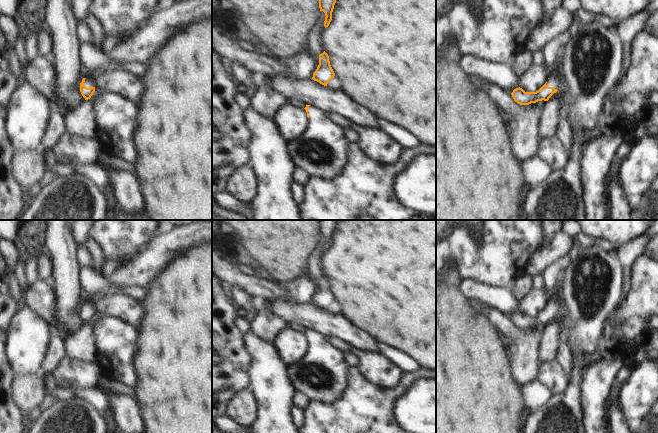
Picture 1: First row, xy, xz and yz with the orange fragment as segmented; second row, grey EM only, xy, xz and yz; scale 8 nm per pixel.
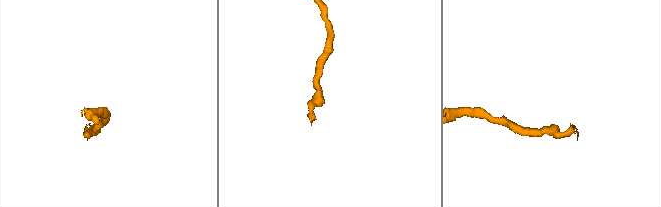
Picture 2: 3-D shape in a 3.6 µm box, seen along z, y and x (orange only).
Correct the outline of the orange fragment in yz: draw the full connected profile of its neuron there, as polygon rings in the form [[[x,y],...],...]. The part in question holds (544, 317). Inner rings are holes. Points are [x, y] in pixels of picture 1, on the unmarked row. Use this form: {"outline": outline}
{"outline": [[[578,243],[569,252],[571,262],[565,269],[563,278],[563,286],[560,293],[560,299],[554,302],[549,300],[547,306],[536,316],[525,316],[522,312],[516,312],[511,317],[515,326],[520,329],[529,329],[538,325],[548,325],[549,322],[556,317],[559,312],[565,317],[565,325],[563,327],[564,337],[571,341],[574,349],[577,351],[577,356],[590,355],[595,359],[599,359],[596,348],[598,338],[602,332],[603,323],[608,316],[609,312],[614,308],[617,303],[622,285],[622,269],[617,256],[612,256],[602,247],[596,246],[592,248],[583,248]]]}

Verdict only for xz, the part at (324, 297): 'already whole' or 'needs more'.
already whole

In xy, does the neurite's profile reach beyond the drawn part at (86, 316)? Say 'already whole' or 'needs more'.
needs more

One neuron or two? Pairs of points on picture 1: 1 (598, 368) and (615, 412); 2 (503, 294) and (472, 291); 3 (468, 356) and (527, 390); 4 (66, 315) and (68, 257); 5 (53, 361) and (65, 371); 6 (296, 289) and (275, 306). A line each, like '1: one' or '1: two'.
1: two
2: one
3: two
4: one
5: two
6: two

